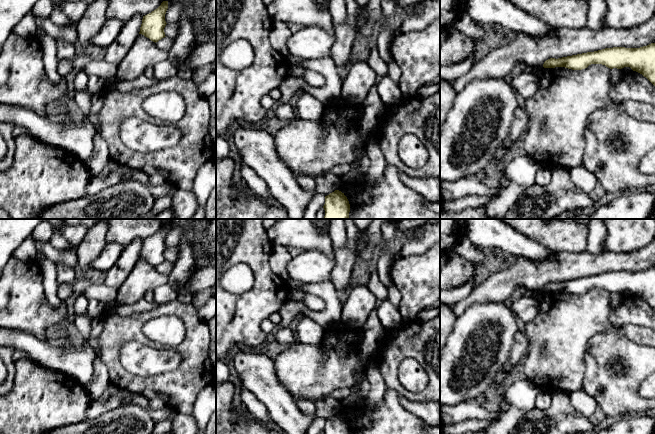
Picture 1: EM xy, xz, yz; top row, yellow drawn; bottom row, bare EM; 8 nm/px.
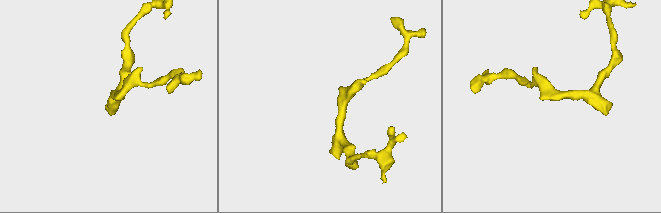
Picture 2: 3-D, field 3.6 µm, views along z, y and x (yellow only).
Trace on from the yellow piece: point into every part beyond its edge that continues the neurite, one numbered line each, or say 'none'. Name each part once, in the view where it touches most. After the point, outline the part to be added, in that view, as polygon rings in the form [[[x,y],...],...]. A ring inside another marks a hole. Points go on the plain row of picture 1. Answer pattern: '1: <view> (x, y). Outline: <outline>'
none

